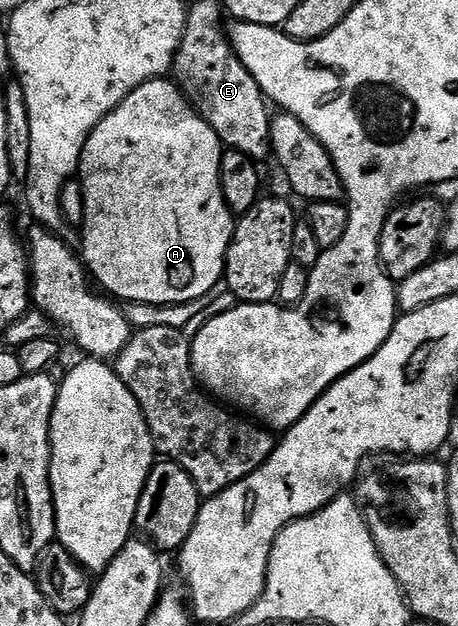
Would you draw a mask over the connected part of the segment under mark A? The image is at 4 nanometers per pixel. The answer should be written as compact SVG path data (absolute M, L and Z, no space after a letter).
M167 77L150 79L149 82L133 89L133 93L129 93L129 97L125 97L125 101L121 101L121 105L117 105L114 111L110 111L97 125L97 129L89 133L89 141L85 141L85 149L81 153L77 172L85 193L85 217L81 228L81 248L83 247L81 258L86 270L93 276L94 282L96 284L99 282L98 286L108 296L116 300L128 299L131 303L148 303L151 307L167 307L170 303L191 303L194 299L206 300L220 286L225 275L231 234L234 233L236 225L233 212L228 209L219 184L219 166L224 150L217 133L197 114L187 96L180 91L179 84Z

